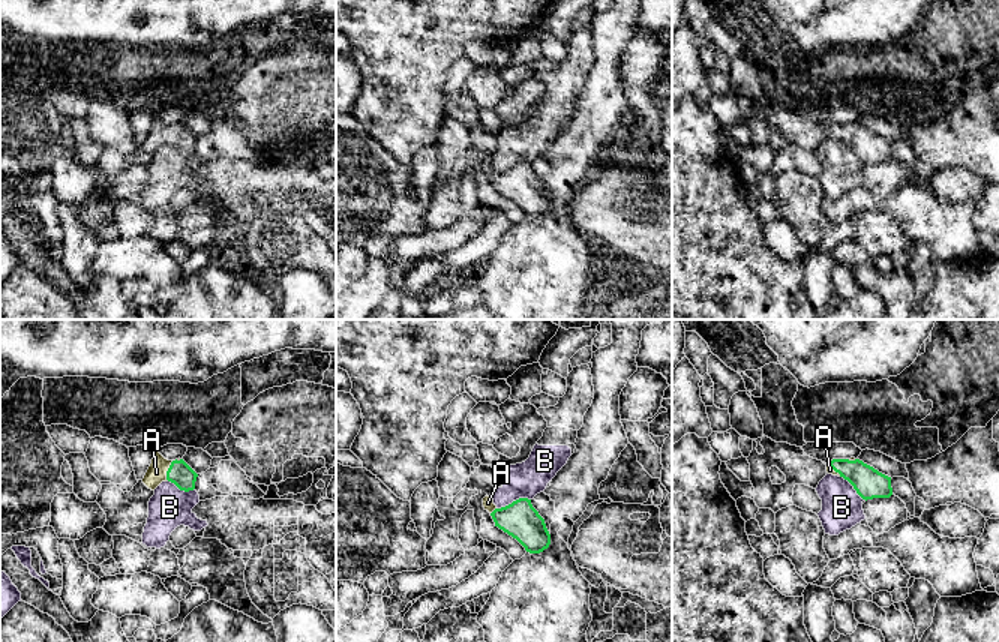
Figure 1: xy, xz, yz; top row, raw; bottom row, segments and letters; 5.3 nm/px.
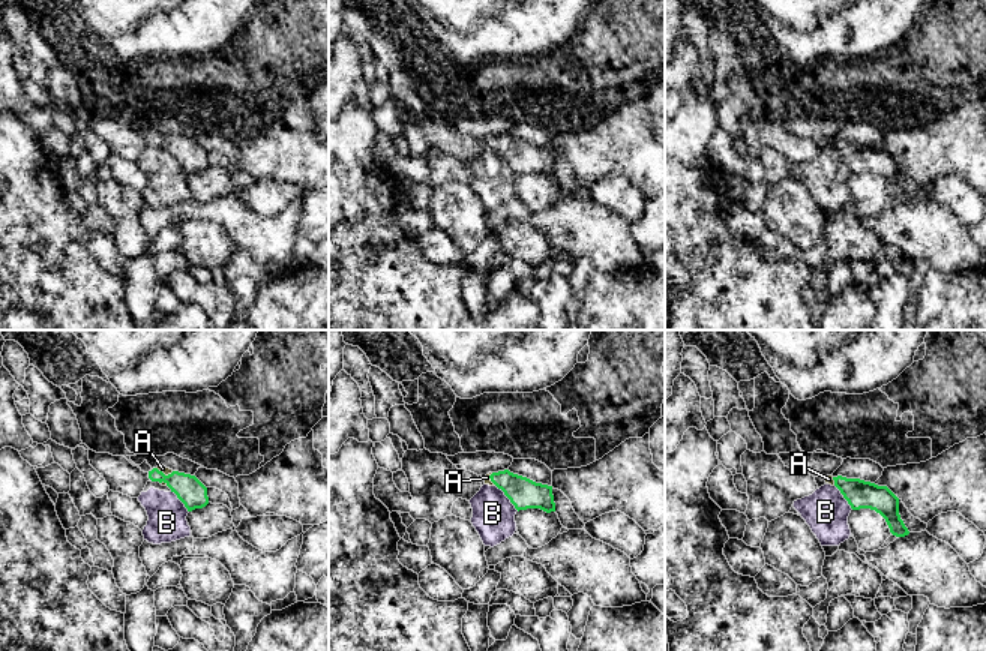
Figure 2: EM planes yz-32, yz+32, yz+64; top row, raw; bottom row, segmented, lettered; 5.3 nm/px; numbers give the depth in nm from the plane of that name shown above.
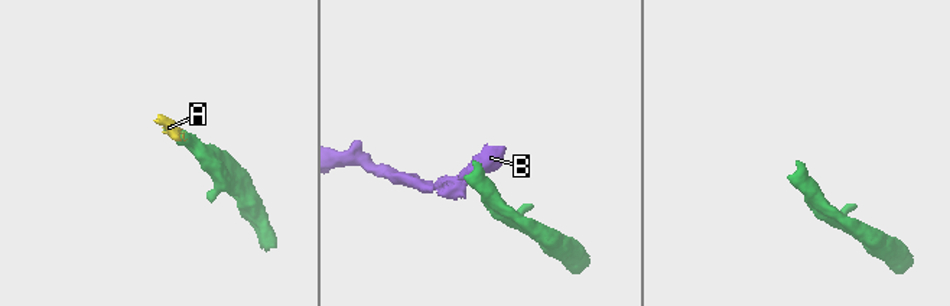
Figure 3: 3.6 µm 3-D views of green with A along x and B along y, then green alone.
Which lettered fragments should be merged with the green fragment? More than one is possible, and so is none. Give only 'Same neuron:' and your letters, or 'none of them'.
Same neuron: A

